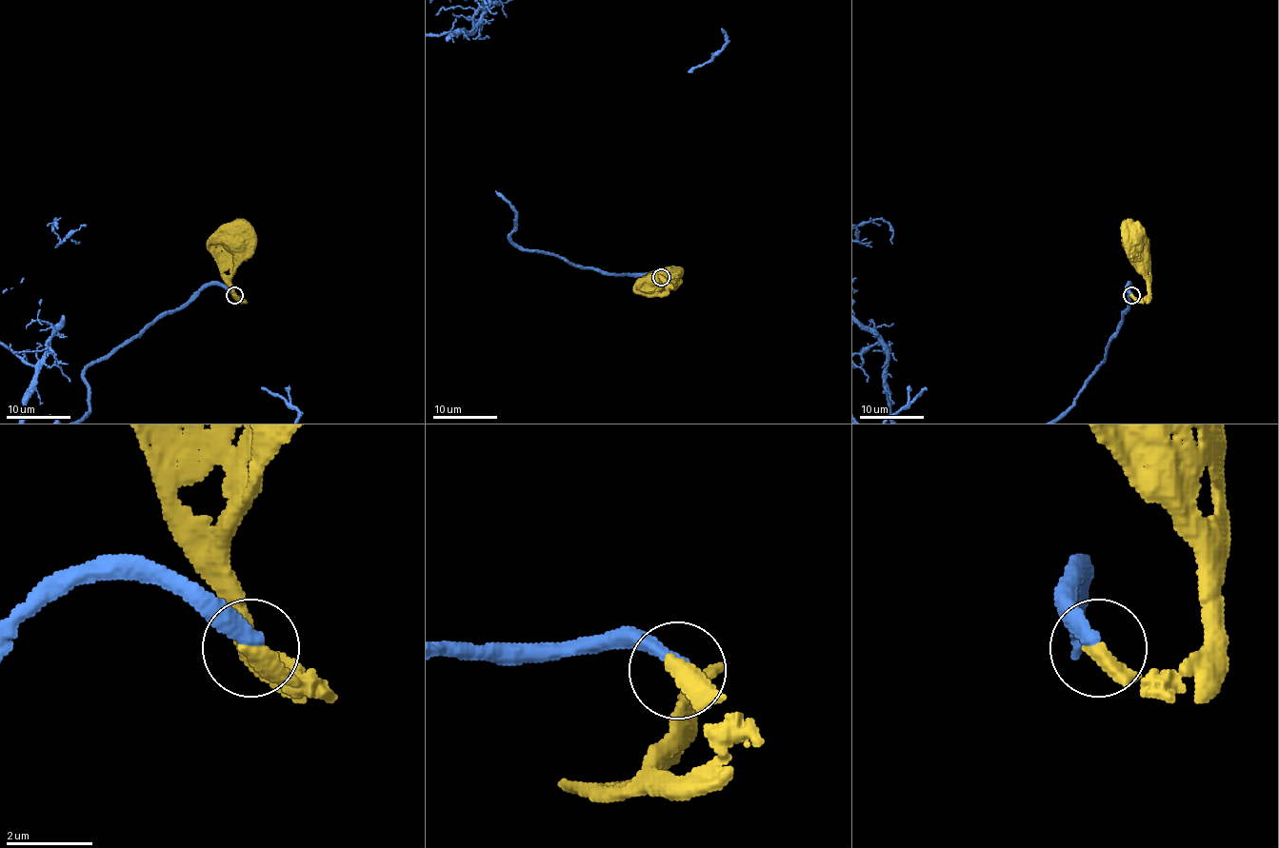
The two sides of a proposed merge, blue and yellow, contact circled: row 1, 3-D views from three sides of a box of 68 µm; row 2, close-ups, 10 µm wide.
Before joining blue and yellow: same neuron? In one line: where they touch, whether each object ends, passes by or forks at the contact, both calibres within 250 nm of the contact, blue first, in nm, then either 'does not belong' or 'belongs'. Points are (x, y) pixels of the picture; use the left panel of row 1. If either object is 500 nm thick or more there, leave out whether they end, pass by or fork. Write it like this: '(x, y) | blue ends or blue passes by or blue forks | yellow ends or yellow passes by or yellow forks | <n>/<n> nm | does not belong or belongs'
(234, 295) | blue ends | yellow ends | 400/480 nm | belongs

